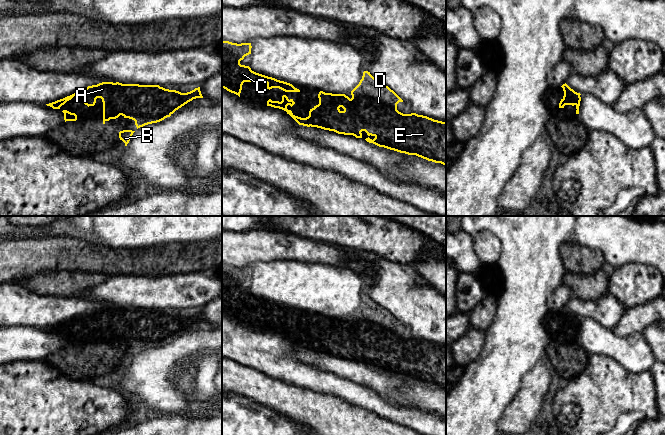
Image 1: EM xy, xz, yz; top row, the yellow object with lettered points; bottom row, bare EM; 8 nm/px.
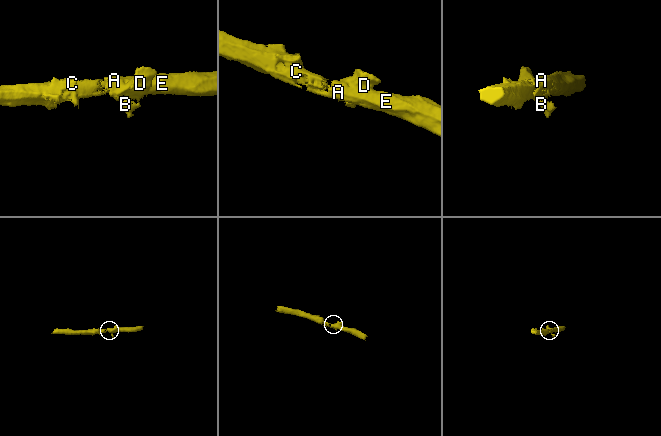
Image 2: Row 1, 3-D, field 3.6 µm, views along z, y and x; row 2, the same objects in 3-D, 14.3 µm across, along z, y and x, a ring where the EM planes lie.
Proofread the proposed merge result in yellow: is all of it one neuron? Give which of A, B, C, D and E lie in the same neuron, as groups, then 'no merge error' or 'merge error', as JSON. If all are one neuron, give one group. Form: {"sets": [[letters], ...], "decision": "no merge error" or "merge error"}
{"sets": [["A", "B", "C", "D", "E"]], "decision": "no merge error"}

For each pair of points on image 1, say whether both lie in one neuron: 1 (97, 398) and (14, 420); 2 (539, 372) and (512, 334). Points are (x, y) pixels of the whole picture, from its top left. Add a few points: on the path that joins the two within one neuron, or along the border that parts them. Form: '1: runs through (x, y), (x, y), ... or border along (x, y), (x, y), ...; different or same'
1: runs through (76, 409), (35, 416); same
2: border along (538, 361), (524, 376), (521, 385); different

